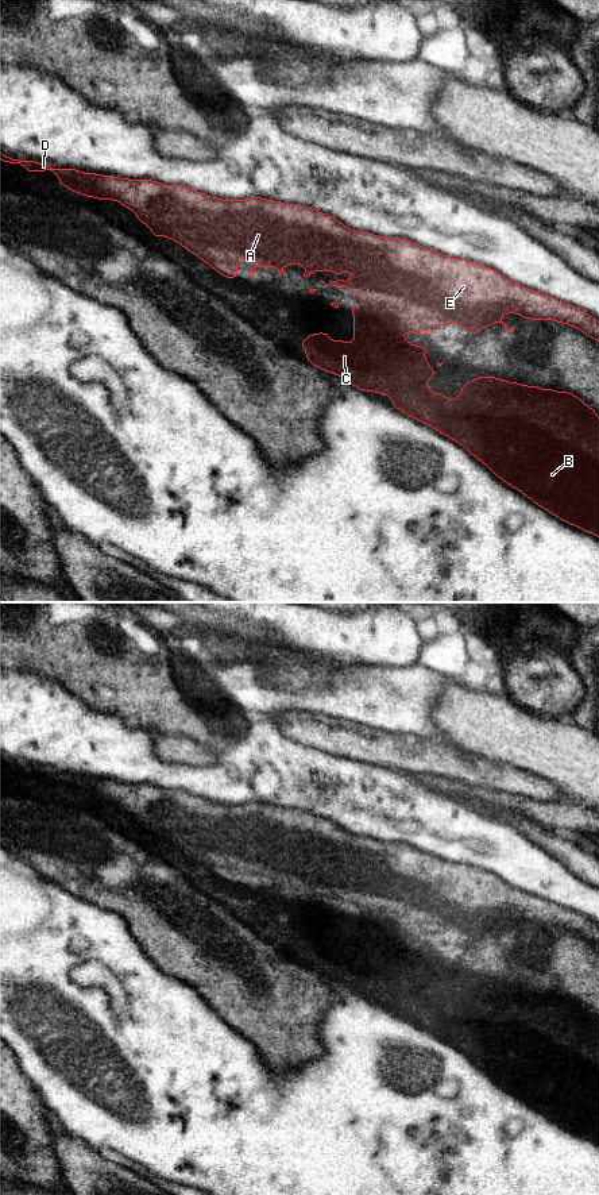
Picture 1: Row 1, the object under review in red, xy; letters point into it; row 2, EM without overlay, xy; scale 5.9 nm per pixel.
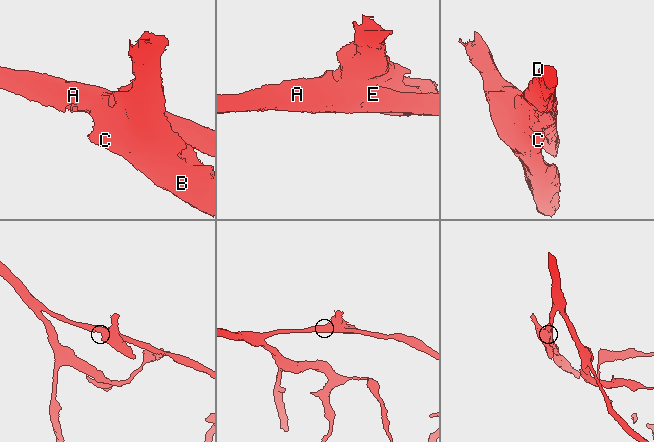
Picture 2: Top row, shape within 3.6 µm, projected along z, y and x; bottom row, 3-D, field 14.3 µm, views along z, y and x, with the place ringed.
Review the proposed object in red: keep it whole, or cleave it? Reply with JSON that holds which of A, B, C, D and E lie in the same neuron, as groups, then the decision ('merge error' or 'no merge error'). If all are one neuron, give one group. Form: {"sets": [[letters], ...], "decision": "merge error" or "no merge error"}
{"sets": [["A", "B", "C", "D", "E"]], "decision": "no merge error"}

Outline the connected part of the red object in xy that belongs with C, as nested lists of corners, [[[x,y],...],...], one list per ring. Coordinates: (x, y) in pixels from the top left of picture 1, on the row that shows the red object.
[[[0,153],[0,159],[9,163],[20,163],[27,173],[53,171],[61,186],[65,186],[84,197],[101,201],[113,200],[131,209],[140,223],[146,224],[154,239],[166,236],[175,240],[189,253],[197,255],[224,278],[237,280],[237,261],[251,259],[255,266],[250,275],[254,277],[258,267],[277,267],[278,275],[286,265],[302,265],[304,277],[313,271],[329,270],[340,275],[343,271],[352,274],[351,281],[331,281],[337,289],[349,288],[353,296],[353,343],[331,340],[328,332],[308,335],[300,346],[306,352],[306,361],[314,367],[349,381],[356,389],[366,393],[380,393],[391,398],[393,406],[405,415],[421,421],[463,446],[472,456],[486,464],[501,481],[521,492],[536,505],[544,508],[557,519],[577,527],[599,537],[599,416],[579,397],[568,390],[541,389],[519,382],[498,379],[494,375],[476,377],[461,385],[461,393],[456,400],[428,389],[428,379],[437,375],[429,362],[424,359],[430,352],[424,346],[409,343],[403,332],[433,336],[436,325],[448,325],[457,321],[461,328],[476,335],[483,328],[502,323],[509,328],[501,315],[519,313],[521,319],[553,320],[580,329],[584,335],[599,342],[599,321],[579,308],[559,301],[548,294],[517,285],[491,267],[461,258],[451,258],[437,251],[422,247],[402,238],[376,236],[371,232],[355,231],[328,213],[313,208],[301,208],[298,204],[278,203],[263,197],[243,200],[224,200],[208,196],[188,186],[166,185],[150,178],[130,180],[116,176],[84,173],[70,169],[51,167],[38,161],[19,161]]]

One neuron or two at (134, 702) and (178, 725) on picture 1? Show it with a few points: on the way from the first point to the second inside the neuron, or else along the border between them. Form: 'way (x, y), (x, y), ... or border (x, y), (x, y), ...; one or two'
way (145, 702), (157, 704), (167, 714); one

